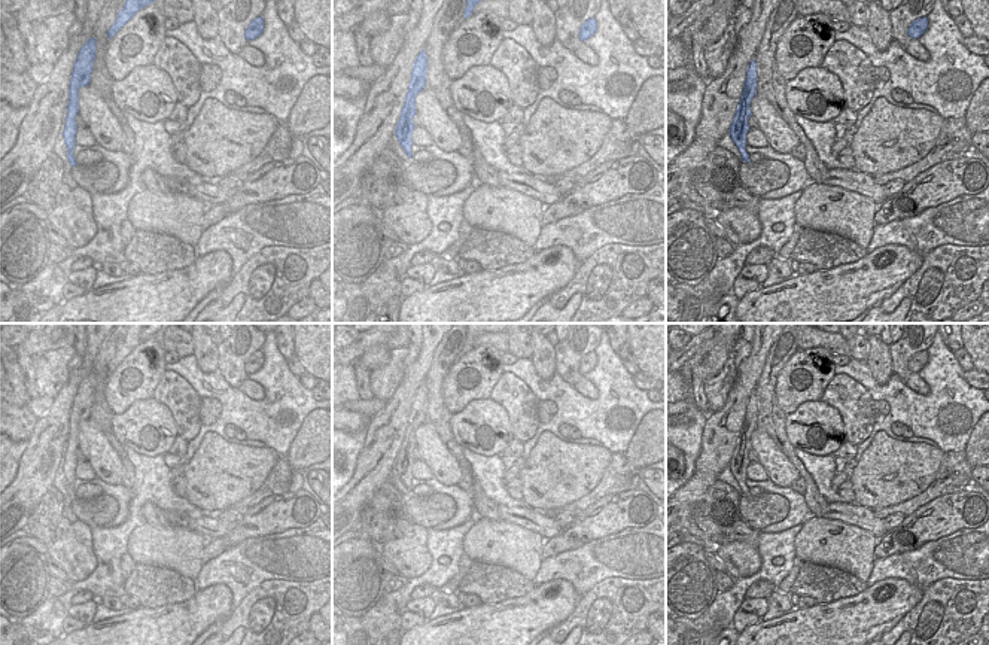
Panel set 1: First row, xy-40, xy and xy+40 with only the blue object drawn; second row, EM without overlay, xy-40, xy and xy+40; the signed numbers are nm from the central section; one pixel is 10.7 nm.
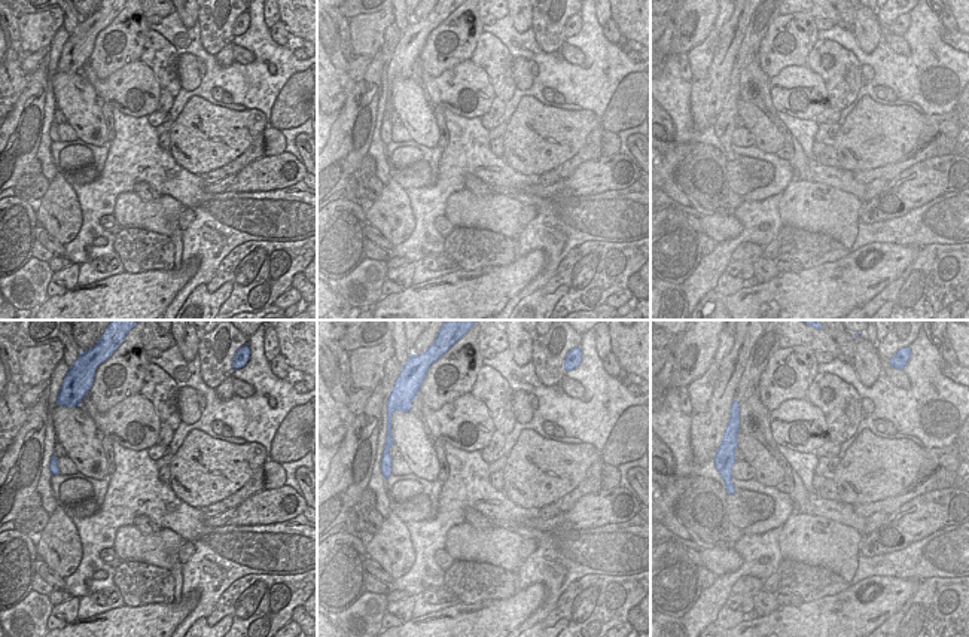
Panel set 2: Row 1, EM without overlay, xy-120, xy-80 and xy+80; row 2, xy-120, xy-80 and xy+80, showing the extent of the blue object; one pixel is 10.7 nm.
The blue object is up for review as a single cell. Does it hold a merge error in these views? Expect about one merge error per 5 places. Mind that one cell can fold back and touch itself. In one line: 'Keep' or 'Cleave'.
Keep.

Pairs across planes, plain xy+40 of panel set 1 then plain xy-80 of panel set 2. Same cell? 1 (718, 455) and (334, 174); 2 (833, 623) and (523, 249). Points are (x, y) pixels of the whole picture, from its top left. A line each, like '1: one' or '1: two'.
1: one
2: two

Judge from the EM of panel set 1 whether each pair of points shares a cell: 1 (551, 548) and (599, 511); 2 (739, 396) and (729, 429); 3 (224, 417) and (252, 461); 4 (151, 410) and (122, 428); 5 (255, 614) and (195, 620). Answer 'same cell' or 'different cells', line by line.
1: same cell
2: same cell
3: different cells
4: same cell
5: different cells

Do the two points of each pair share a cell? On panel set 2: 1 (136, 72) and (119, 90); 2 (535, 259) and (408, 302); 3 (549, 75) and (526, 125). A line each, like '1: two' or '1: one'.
1: one
2: one
3: two

